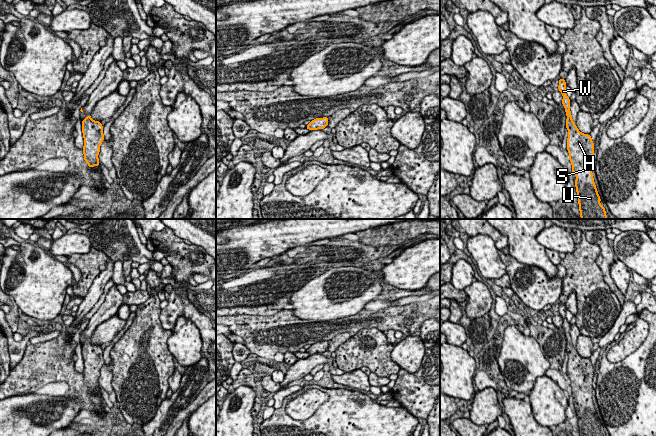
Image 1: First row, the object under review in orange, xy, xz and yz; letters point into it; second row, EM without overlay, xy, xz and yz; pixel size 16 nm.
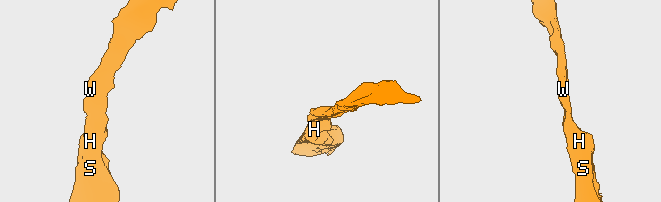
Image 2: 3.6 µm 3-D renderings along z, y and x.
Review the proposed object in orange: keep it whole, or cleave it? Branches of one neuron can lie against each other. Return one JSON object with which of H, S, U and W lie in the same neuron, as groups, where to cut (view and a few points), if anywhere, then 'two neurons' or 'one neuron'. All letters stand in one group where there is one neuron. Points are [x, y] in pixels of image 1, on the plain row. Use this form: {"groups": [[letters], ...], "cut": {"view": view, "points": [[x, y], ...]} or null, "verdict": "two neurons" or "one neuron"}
{"groups": [["H", "S", "U", "W"]], "cut": null, "verdict": "one neuron"}

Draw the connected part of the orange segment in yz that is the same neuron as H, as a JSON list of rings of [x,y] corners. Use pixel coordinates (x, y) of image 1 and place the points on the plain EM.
[[[563,302],[559,304],[558,314],[563,319],[562,328],[567,339],[566,352],[568,353],[567,374],[569,384],[572,388],[572,396],[579,403],[575,403],[580,436],[606,436],[600,429],[600,420],[597,416],[593,398],[592,383],[594,378],[594,367],[589,358],[581,357],[574,348],[570,336],[570,322],[566,319],[566,306]]]

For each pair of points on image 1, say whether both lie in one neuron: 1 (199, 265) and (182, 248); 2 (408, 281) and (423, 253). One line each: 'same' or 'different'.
1: same
2: same

